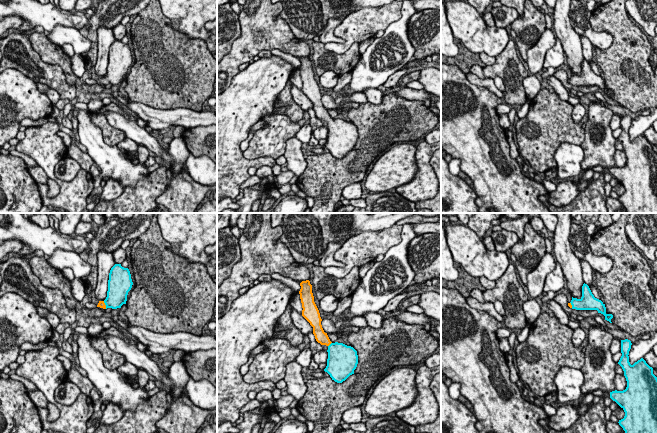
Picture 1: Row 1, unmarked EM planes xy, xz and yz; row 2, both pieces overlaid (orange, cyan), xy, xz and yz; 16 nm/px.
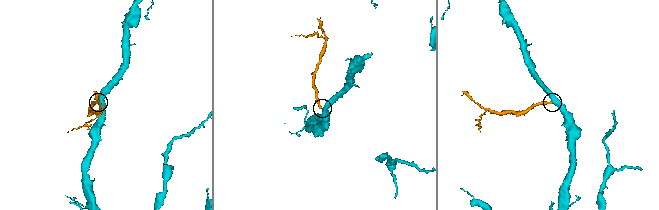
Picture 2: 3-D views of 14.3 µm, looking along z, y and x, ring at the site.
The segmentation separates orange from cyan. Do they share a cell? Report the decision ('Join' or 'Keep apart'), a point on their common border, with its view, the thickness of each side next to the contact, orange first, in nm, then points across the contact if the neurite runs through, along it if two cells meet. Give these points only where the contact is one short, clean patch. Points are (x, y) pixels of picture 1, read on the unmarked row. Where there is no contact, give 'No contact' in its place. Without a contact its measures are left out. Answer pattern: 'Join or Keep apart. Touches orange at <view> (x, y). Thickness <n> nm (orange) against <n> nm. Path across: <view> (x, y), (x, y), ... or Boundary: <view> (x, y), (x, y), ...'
Join. Touches orange at xz (330, 119). Thickness 200 nm (orange) against 380 nm. Path across: xz (321, 113), (330, 119), (340, 131)

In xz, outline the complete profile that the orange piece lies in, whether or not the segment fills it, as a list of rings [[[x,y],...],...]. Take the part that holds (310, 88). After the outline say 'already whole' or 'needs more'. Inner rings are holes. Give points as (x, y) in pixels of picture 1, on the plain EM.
[[[302,57],[300,62],[299,70],[303,84],[302,92],[313,103],[313,110],[316,117],[328,123],[327,142],[324,147],[330,151],[332,156],[337,159],[342,159],[350,151],[354,150],[354,146],[358,140],[357,127],[353,123],[343,119],[332,119],[330,117],[327,109],[325,109],[322,104],[322,95],[314,78],[310,57]]]; needs more

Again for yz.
[[[585,59],[582,62],[582,73],[580,75],[572,73],[572,76],[568,79],[568,82],[576,86],[597,86],[598,89],[605,92],[605,96],[612,99],[611,95],[613,94],[613,91],[606,89],[605,80],[601,76],[594,73],[589,62]]]; needs more

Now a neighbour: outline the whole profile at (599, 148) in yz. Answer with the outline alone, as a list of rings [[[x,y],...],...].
[[[592,101],[587,106],[588,121],[584,128],[585,138],[580,145],[584,151],[582,170],[596,166],[612,168],[616,166],[614,154],[616,140],[610,127],[612,110],[605,105]]]

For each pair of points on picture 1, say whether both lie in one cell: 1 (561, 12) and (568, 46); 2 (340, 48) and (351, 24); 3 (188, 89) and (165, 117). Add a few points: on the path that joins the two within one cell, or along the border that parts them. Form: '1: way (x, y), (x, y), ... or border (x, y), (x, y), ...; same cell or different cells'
1: way (562, 20), (562, 28), (568, 38); same cell
2: way (346, 43), (350, 38), (351, 30); same cell
3: border (149, 105), (163, 109), (190, 108), (195, 111); different cells

